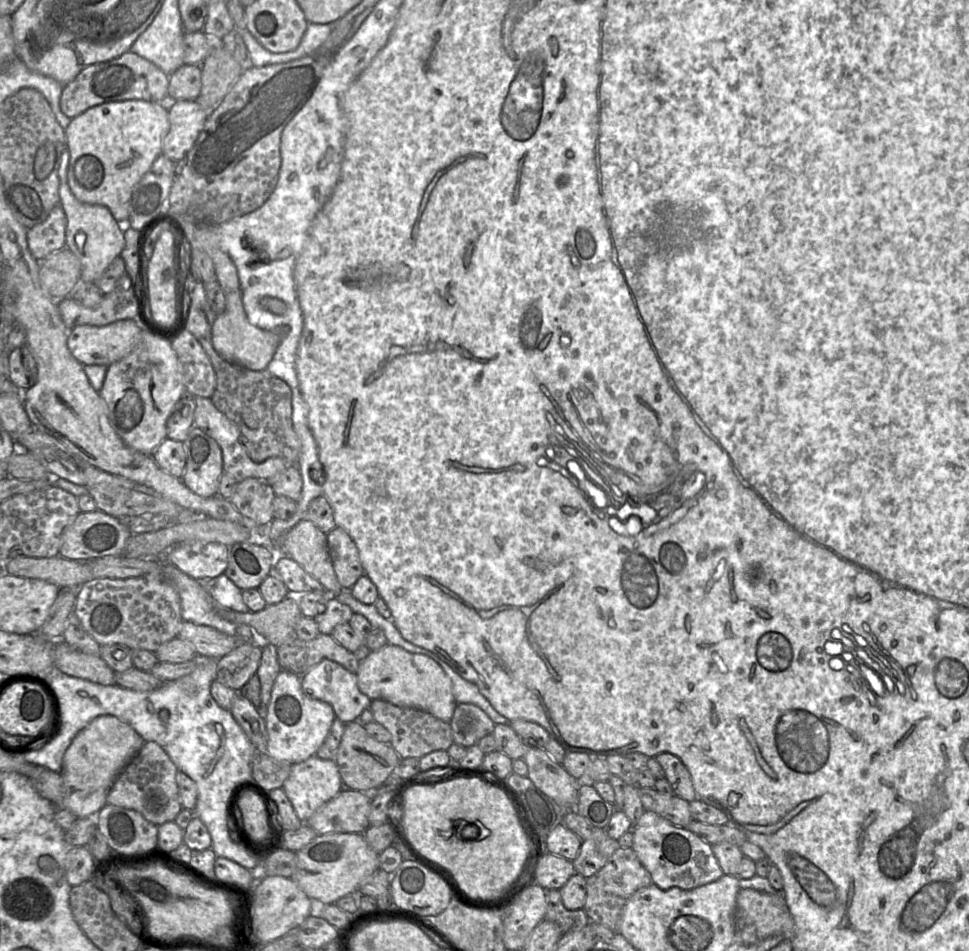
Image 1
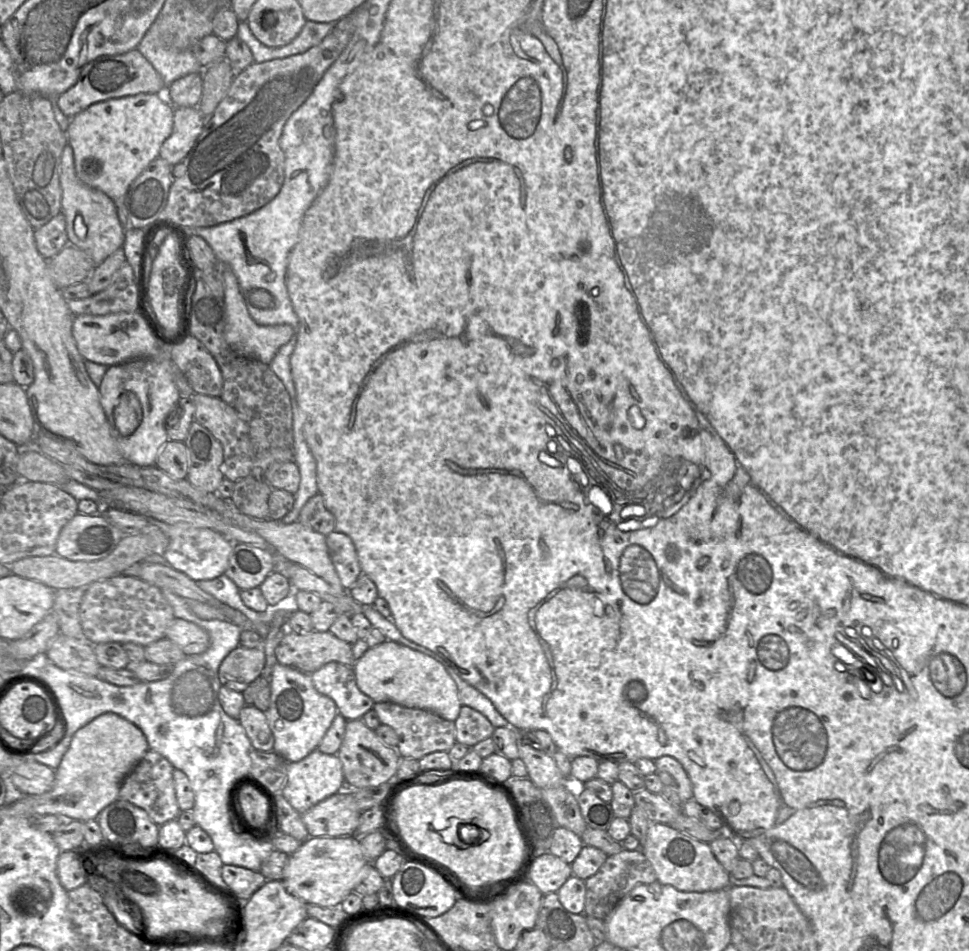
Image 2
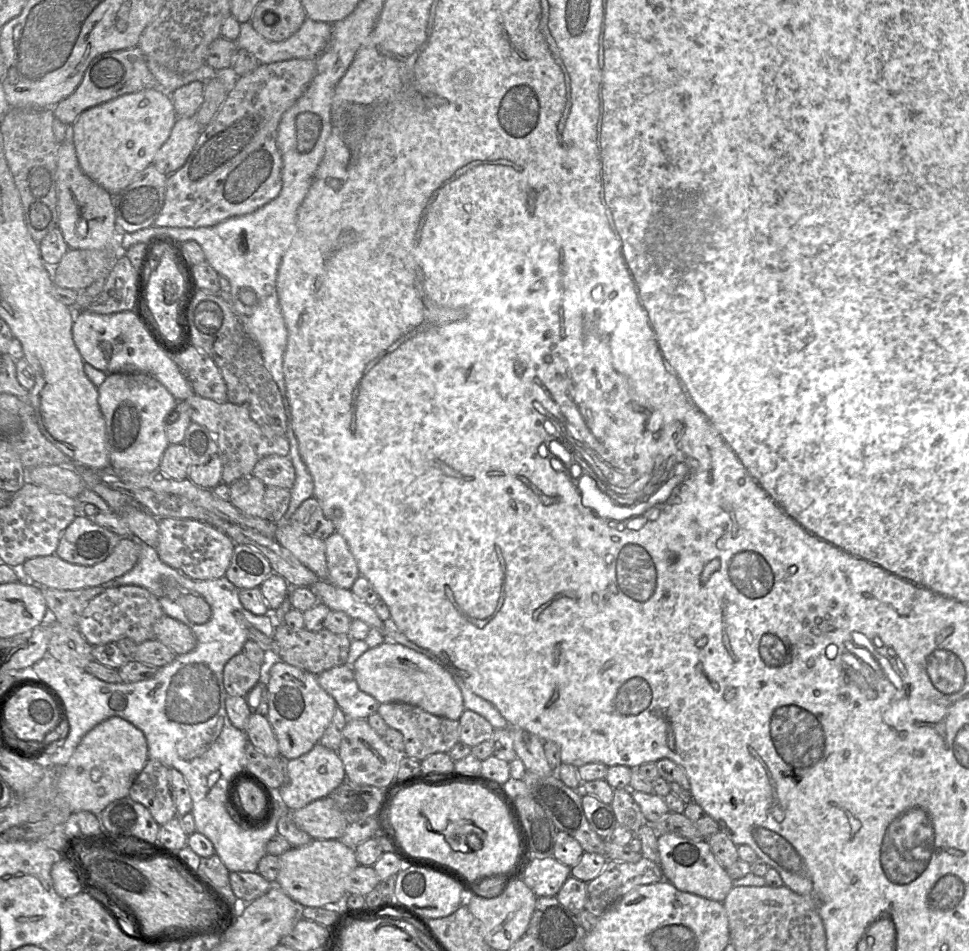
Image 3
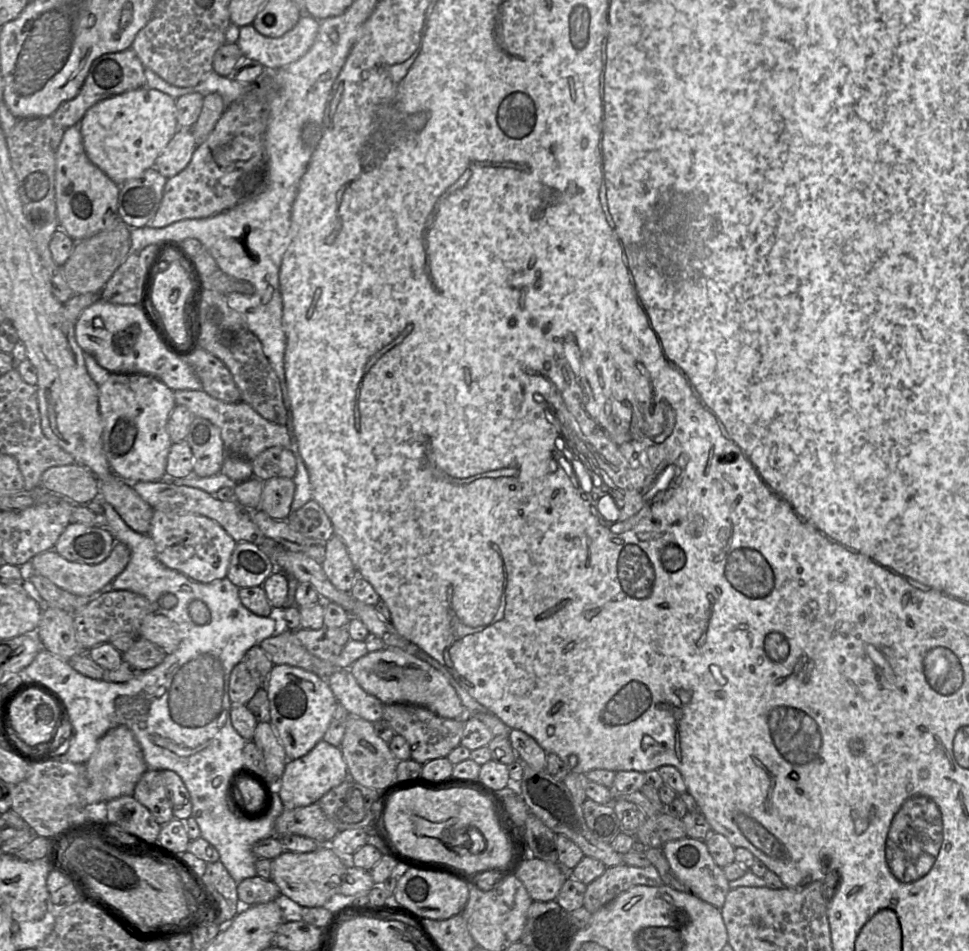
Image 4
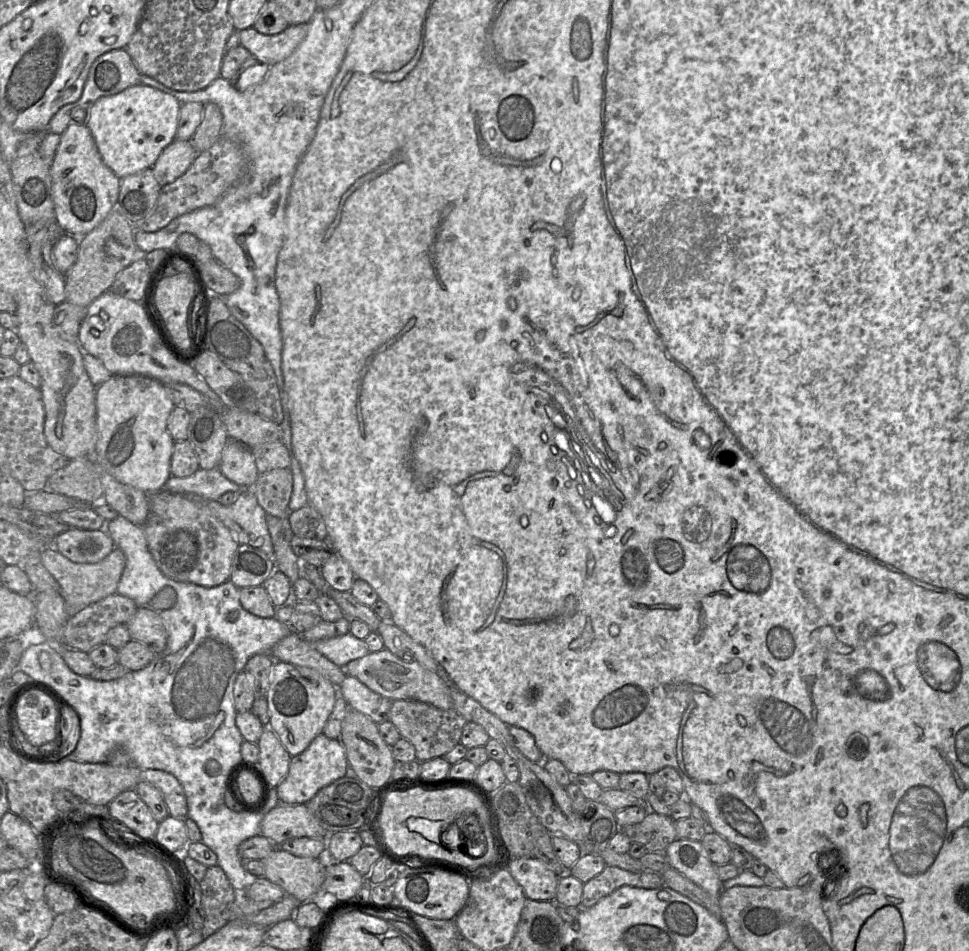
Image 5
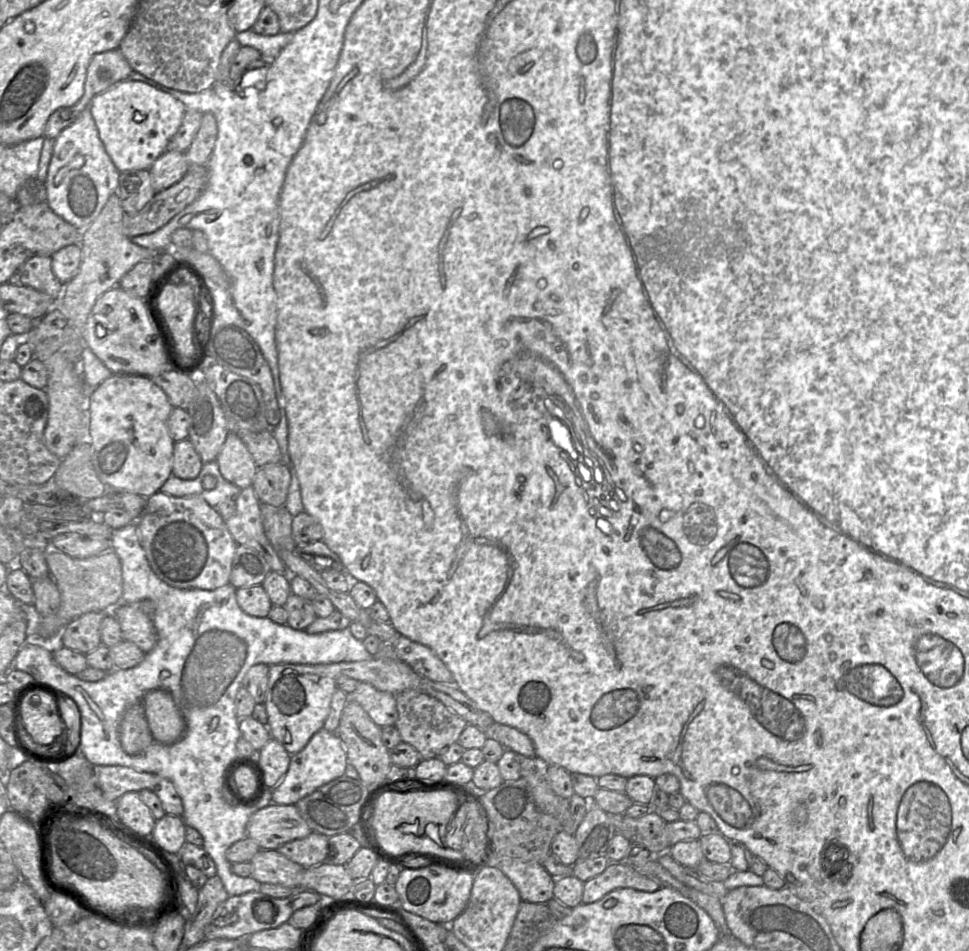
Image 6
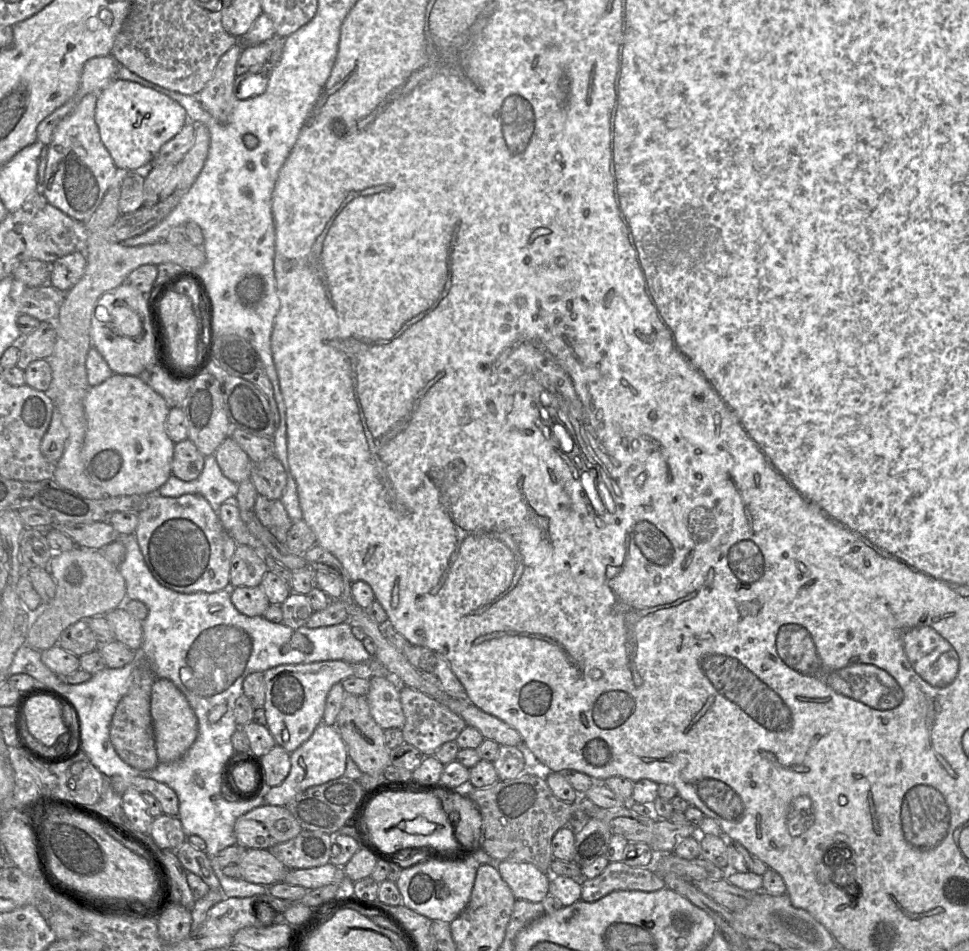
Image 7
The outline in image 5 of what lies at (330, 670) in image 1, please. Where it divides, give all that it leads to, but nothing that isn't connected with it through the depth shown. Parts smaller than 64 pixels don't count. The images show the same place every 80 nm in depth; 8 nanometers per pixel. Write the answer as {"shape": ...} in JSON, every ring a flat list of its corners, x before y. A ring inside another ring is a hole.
{"shape":[[346,675,343,682,336,687,349,708,362,712,376,724,389,721,392,700,372,691,351,675]]}

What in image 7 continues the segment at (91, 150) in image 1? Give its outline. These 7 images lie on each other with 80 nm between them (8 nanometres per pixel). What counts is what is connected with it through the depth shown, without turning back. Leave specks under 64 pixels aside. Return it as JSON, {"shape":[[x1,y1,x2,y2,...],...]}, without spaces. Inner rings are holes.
{"shape":[[114,79,97,94,95,121,101,140,121,173,145,170,161,147,189,121,177,101,139,83]]}

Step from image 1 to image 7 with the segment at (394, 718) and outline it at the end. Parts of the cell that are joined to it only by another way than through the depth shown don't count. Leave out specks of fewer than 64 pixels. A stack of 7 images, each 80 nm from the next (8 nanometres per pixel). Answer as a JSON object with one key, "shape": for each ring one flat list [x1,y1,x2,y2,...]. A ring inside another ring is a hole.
{"shape":[[407,685,400,686,400,701,405,716,402,733,405,743,413,745,425,756,433,756,445,743,457,739,466,722,448,707]]}

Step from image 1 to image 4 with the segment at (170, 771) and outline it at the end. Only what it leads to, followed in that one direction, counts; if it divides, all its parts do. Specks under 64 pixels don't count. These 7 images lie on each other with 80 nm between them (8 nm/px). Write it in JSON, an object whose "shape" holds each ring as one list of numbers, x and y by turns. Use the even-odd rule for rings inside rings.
{"shape":[[147,769,136,783,133,797,150,811,158,824,164,825,174,818,161,771]]}

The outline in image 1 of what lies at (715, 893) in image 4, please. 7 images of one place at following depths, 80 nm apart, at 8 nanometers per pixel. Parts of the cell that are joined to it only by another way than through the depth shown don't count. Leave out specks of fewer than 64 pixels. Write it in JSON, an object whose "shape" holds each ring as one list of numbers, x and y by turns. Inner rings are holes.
{"shape":[[644,811,633,826,632,834,632,849,649,872,652,883,662,890,673,887,691,890,714,882,724,874,713,853,712,845,687,828,675,826,653,811]]}

